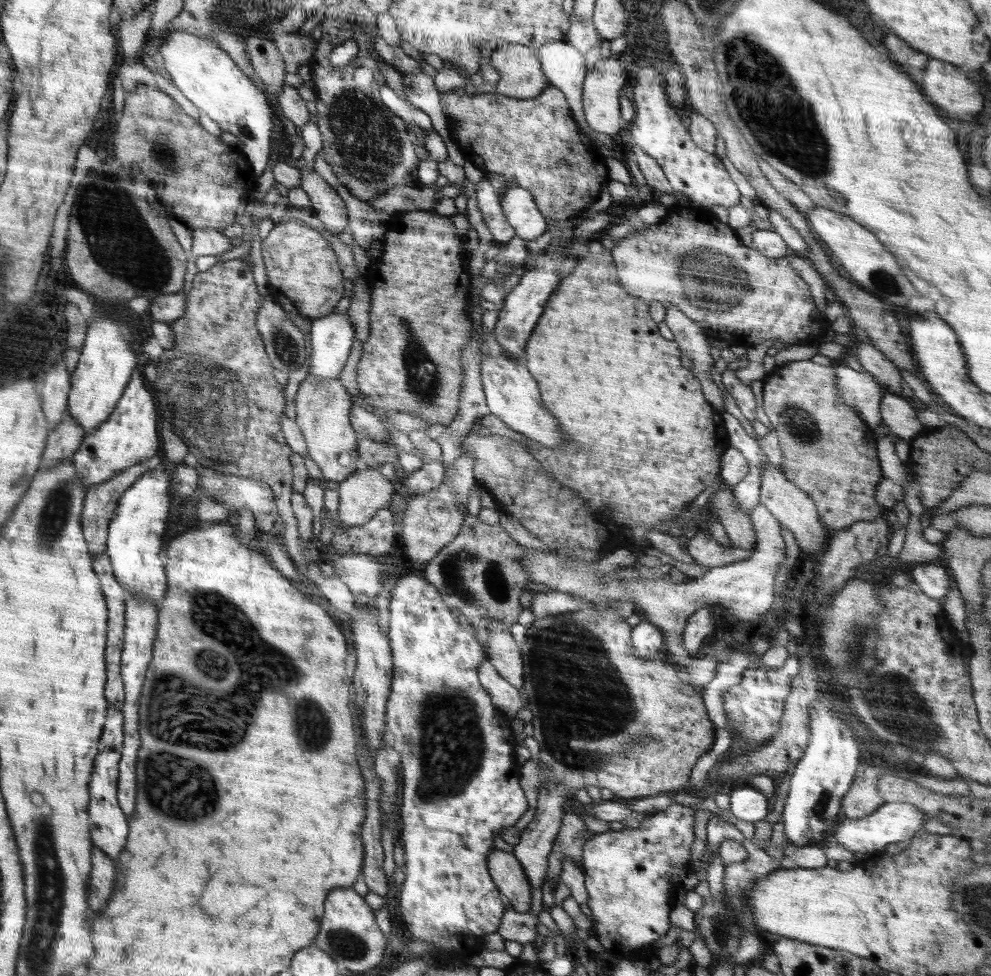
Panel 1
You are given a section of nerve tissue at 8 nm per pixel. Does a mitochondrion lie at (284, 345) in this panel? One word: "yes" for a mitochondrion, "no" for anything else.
yes

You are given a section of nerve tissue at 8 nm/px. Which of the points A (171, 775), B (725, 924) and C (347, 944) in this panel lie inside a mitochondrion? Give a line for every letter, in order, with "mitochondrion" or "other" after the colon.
A: mitochondrion
B: mitochondrion
C: mitochondrion

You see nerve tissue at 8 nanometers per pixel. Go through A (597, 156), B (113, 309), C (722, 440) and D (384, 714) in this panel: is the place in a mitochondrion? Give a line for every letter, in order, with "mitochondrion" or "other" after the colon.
A: other
B: other
C: other
D: other

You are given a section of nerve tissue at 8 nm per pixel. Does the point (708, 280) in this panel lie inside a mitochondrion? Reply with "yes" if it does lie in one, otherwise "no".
yes

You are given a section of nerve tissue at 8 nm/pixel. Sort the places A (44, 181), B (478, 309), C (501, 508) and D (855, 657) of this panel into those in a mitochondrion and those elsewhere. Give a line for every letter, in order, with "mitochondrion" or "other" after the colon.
A: other
B: other
C: other
D: mitochondrion

